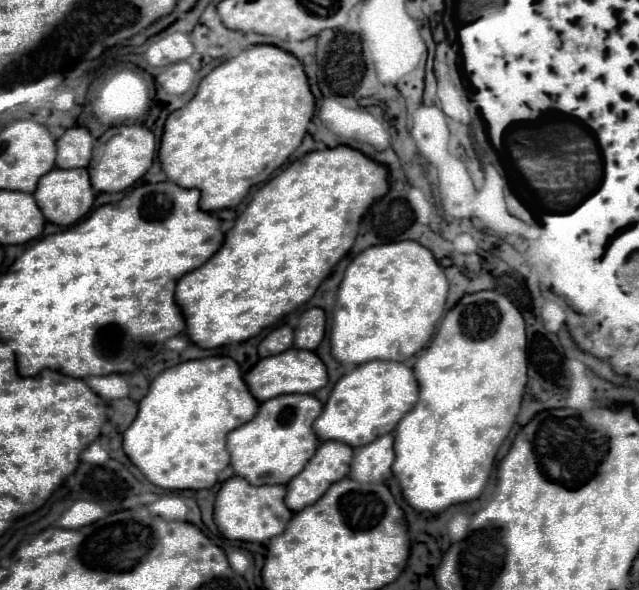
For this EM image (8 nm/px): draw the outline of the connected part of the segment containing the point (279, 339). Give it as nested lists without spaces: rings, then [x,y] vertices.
[[[278,326],[260,342],[258,354],[260,354],[260,358],[266,358],[266,356],[280,354],[288,348],[292,348],[292,328],[290,326]]]

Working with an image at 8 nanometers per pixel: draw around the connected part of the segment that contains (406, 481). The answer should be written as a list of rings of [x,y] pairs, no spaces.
[[[482,290],[464,296],[440,322],[440,328],[414,364],[414,376],[420,388],[420,400],[394,430],[396,460],[392,472],[400,482],[404,500],[418,514],[438,516],[446,508],[476,500],[494,466],[496,452],[508,436],[526,386],[526,326],[518,308],[502,294]]]

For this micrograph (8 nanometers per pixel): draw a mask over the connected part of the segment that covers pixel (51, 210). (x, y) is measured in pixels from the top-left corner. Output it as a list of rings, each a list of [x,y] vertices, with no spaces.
[[[54,168],[52,172],[44,174],[38,180],[38,188],[34,190],[34,198],[36,198],[36,204],[48,222],[58,224],[58,226],[76,224],[78,220],[82,220],[88,214],[88,210],[92,208],[92,202],[94,202],[94,192],[92,192],[92,186],[88,180],[88,170],[86,168],[72,168],[72,170]]]

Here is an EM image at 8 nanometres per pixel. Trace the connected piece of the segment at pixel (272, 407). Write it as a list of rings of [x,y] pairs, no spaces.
[[[312,394],[276,396],[260,404],[258,414],[250,422],[234,428],[226,438],[234,474],[254,486],[288,484],[316,452],[318,440],[312,424],[320,412],[322,404]]]

